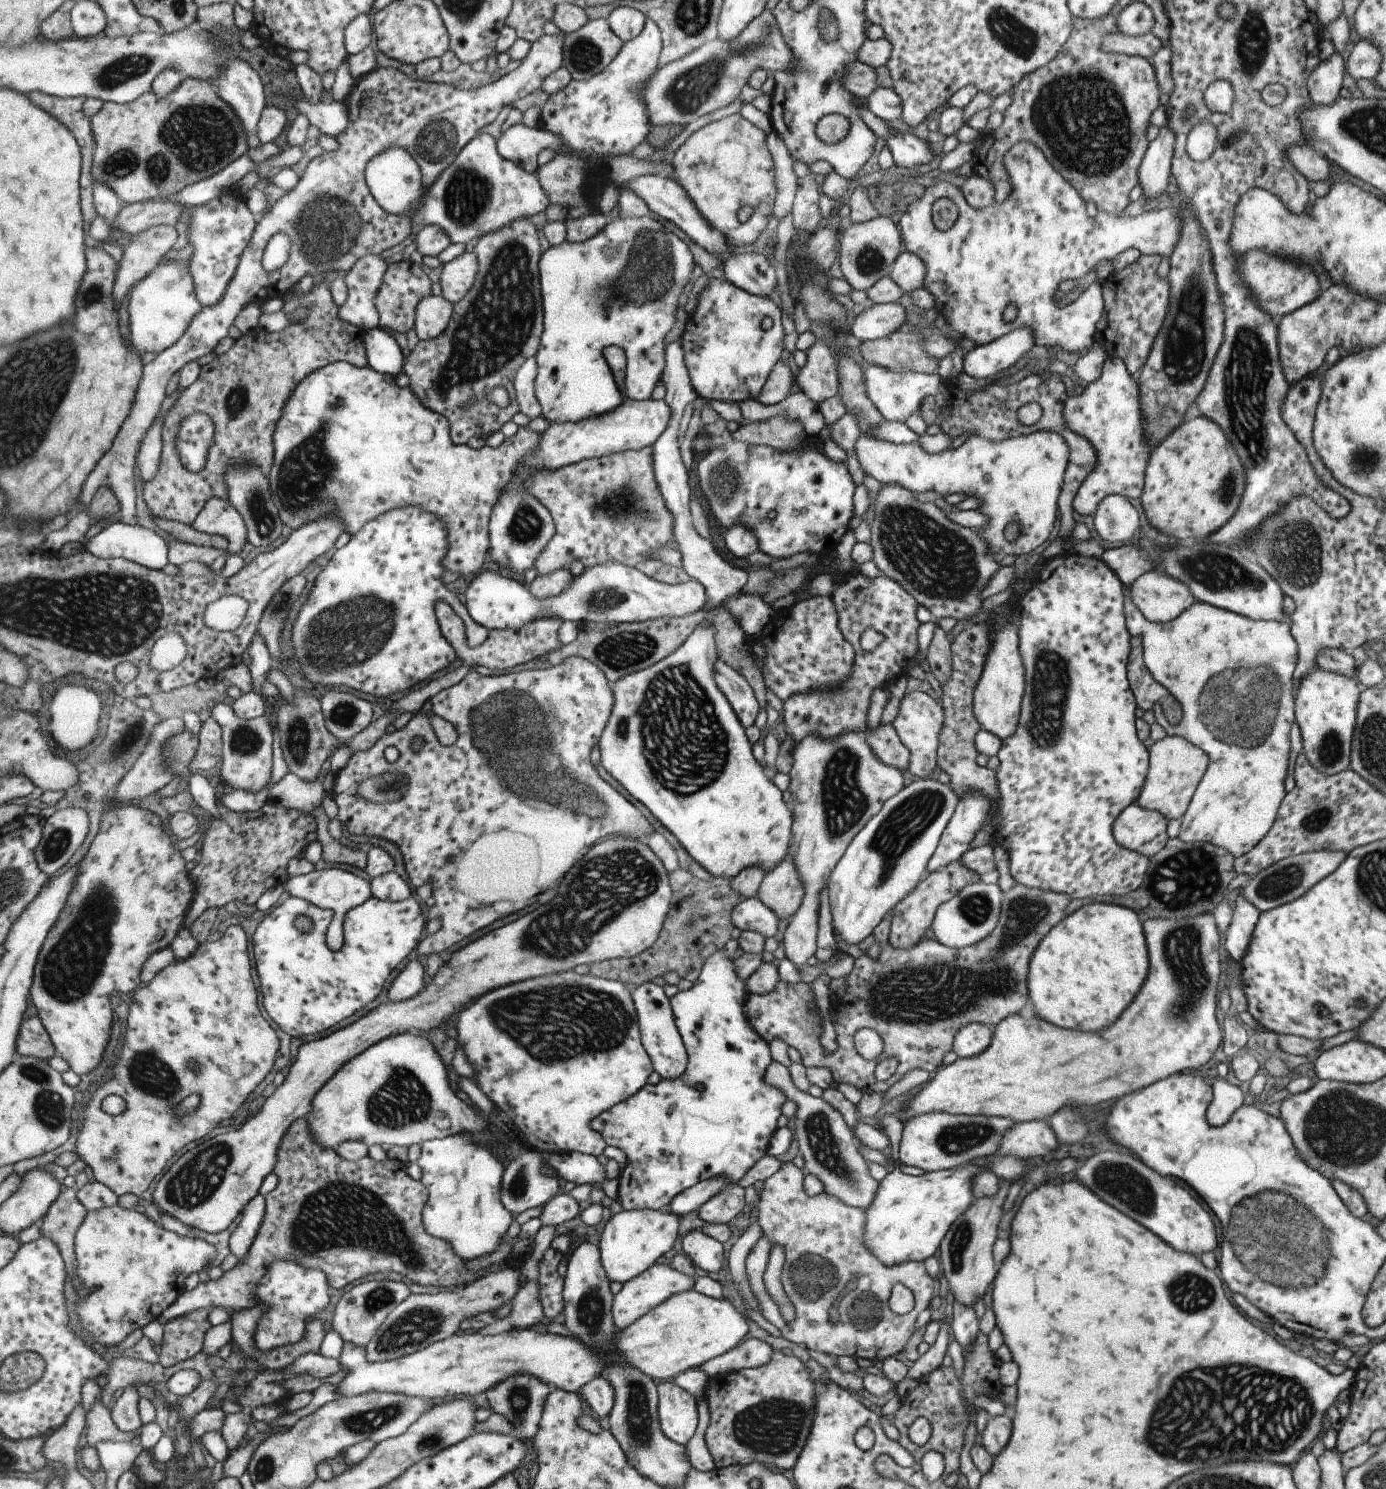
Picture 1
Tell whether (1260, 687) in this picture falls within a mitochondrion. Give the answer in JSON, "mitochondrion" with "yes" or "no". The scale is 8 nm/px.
{"mitochondrion":"yes"}

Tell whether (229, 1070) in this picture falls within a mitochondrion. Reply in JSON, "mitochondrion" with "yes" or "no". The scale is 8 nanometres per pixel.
{"mitochondrion":"no"}

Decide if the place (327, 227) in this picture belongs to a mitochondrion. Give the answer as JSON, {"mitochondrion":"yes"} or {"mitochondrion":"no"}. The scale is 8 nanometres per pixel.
{"mitochondrion":"yes"}

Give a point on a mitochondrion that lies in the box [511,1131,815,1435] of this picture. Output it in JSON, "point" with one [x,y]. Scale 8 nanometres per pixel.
{"point":[591,1307]}

